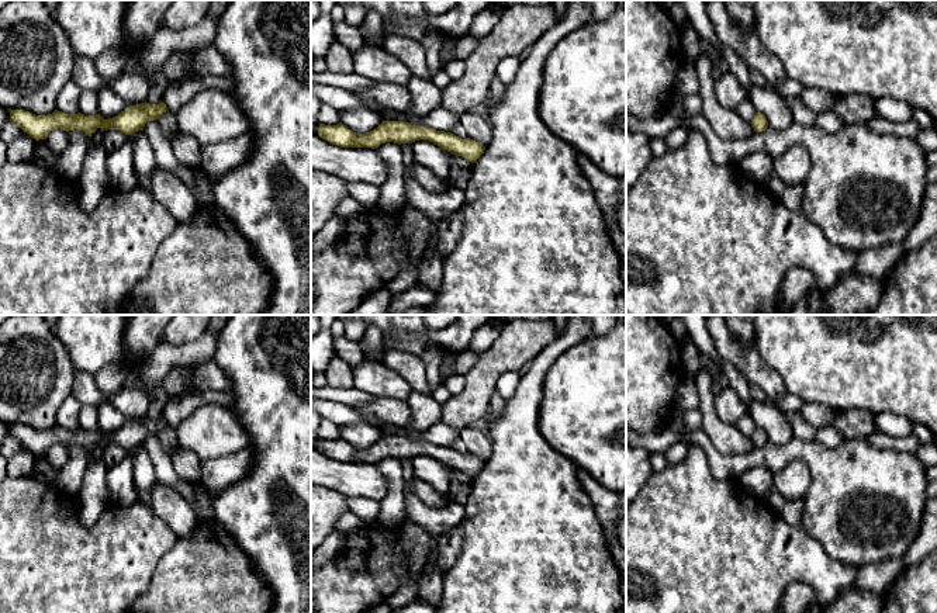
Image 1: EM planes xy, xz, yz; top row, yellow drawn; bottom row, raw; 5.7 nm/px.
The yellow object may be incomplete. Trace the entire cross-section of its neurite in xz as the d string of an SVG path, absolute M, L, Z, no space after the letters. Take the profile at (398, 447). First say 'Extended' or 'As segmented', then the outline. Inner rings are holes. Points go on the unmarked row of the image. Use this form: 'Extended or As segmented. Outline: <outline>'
As segmented. Outline: M383 436L376 444L367 449L356 449L342 437L336 440L319 439L318 450L332 460L340 463L371 463L381 458L412 458L423 454L433 457L452 470L461 471L474 478L485 465L485 461L470 453L461 454L452 447L436 446L422 440L411 440L404 436Z

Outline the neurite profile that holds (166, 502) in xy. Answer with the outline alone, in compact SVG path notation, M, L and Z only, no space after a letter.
M160 482L151 489L149 508L177 537L191 534L200 523L193 506L174 488Z

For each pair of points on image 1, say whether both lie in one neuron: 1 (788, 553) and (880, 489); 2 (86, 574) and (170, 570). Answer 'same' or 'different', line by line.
1: different
2: different

